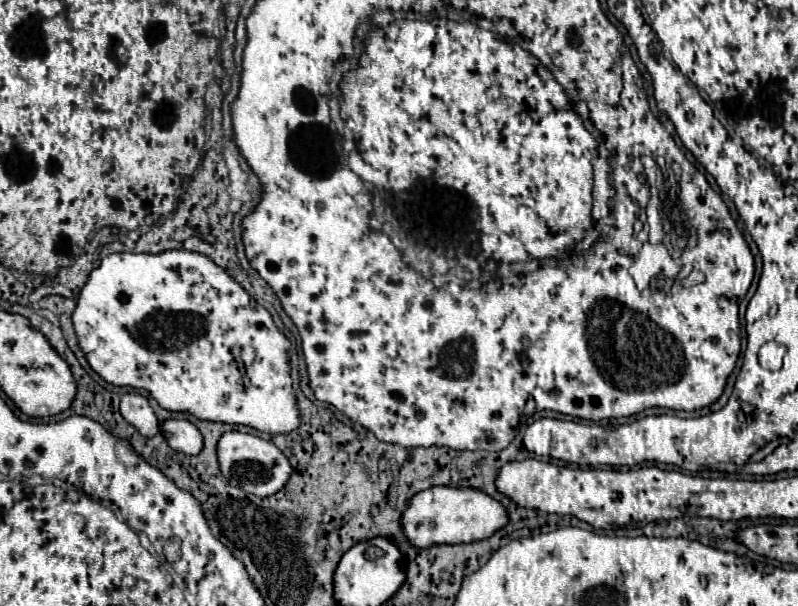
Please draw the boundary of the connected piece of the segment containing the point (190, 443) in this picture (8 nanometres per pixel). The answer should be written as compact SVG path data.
M166 420L166 422L162 422L162 434L164 434L168 446L176 452L182 452L182 454L194 456L204 446L202 434L188 420Z

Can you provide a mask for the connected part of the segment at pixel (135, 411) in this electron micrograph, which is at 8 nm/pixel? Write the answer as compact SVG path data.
M128 392L120 398L120 414L122 418L132 424L144 438L152 438L160 432L160 424L150 408L148 400L142 394Z

